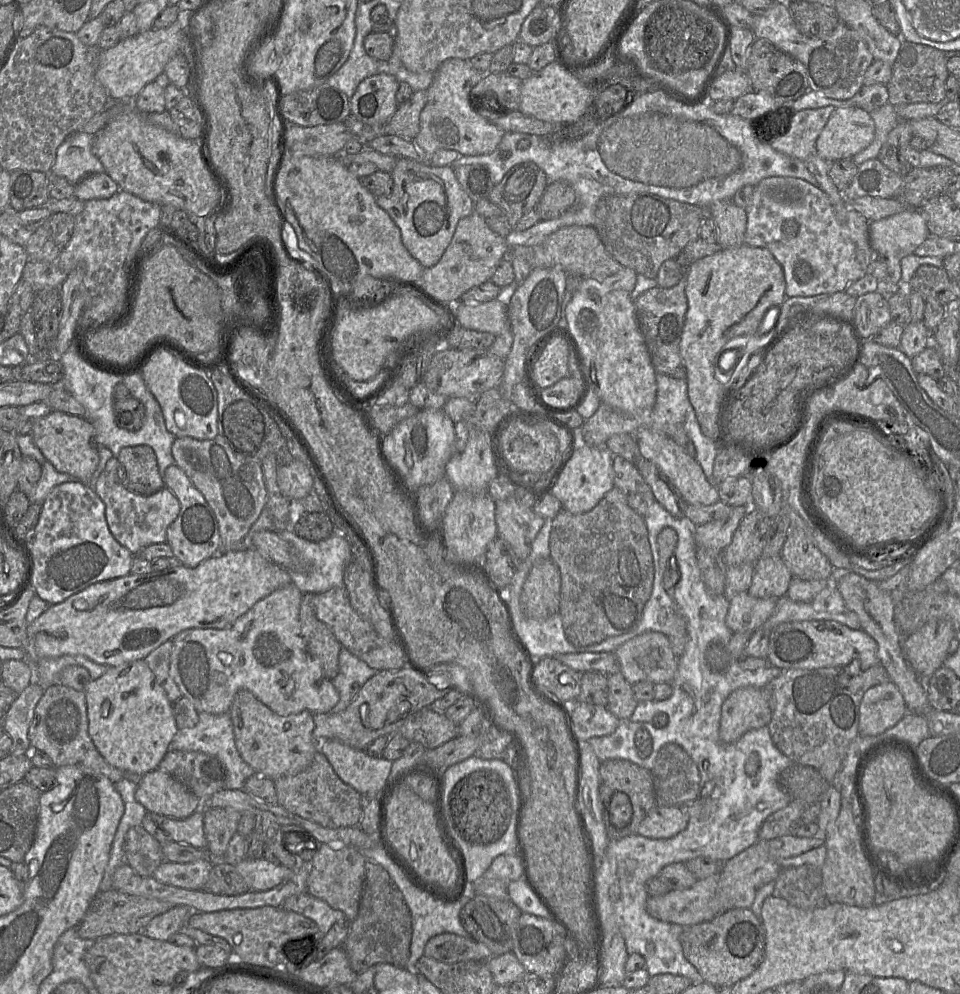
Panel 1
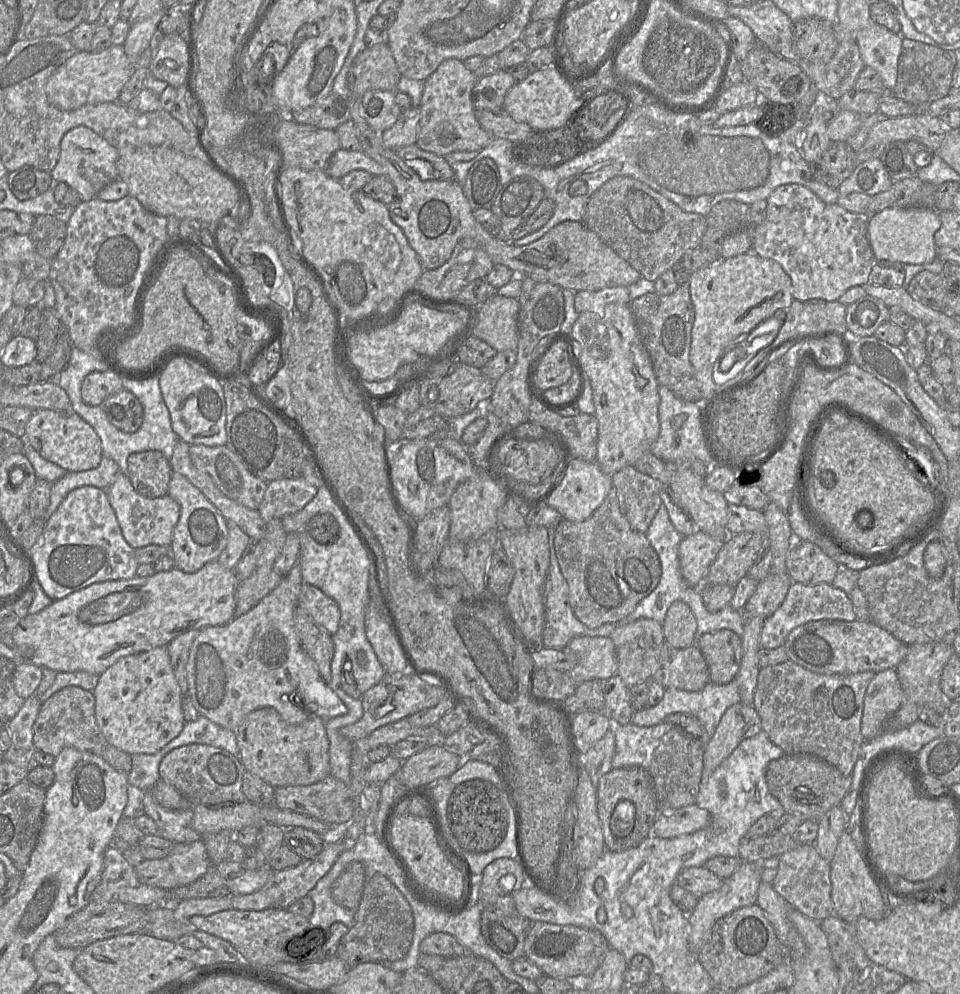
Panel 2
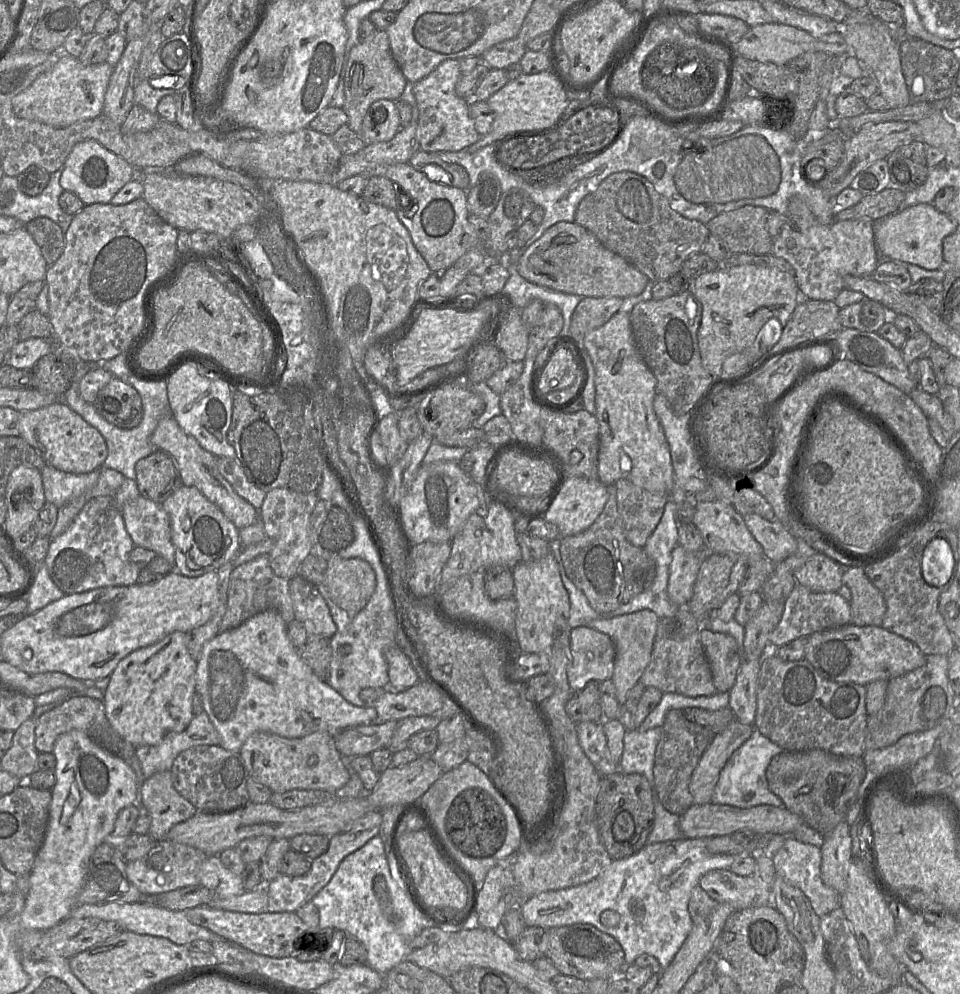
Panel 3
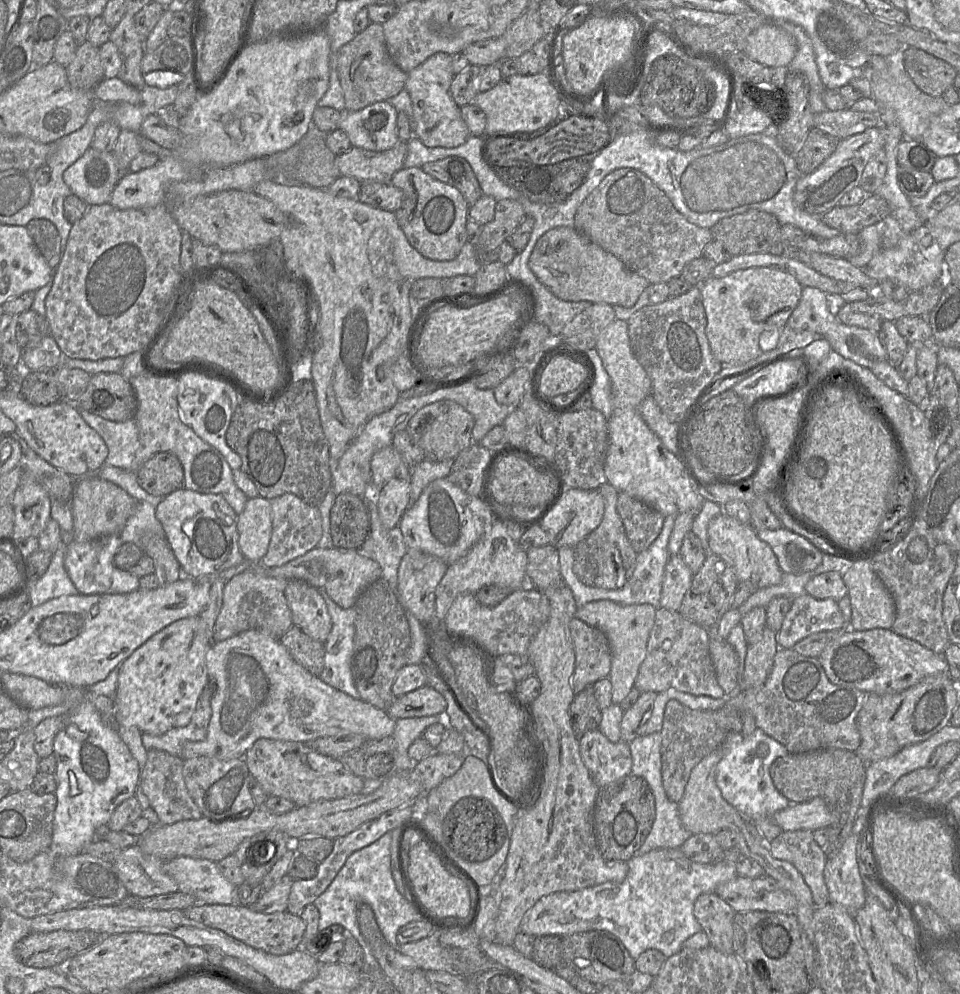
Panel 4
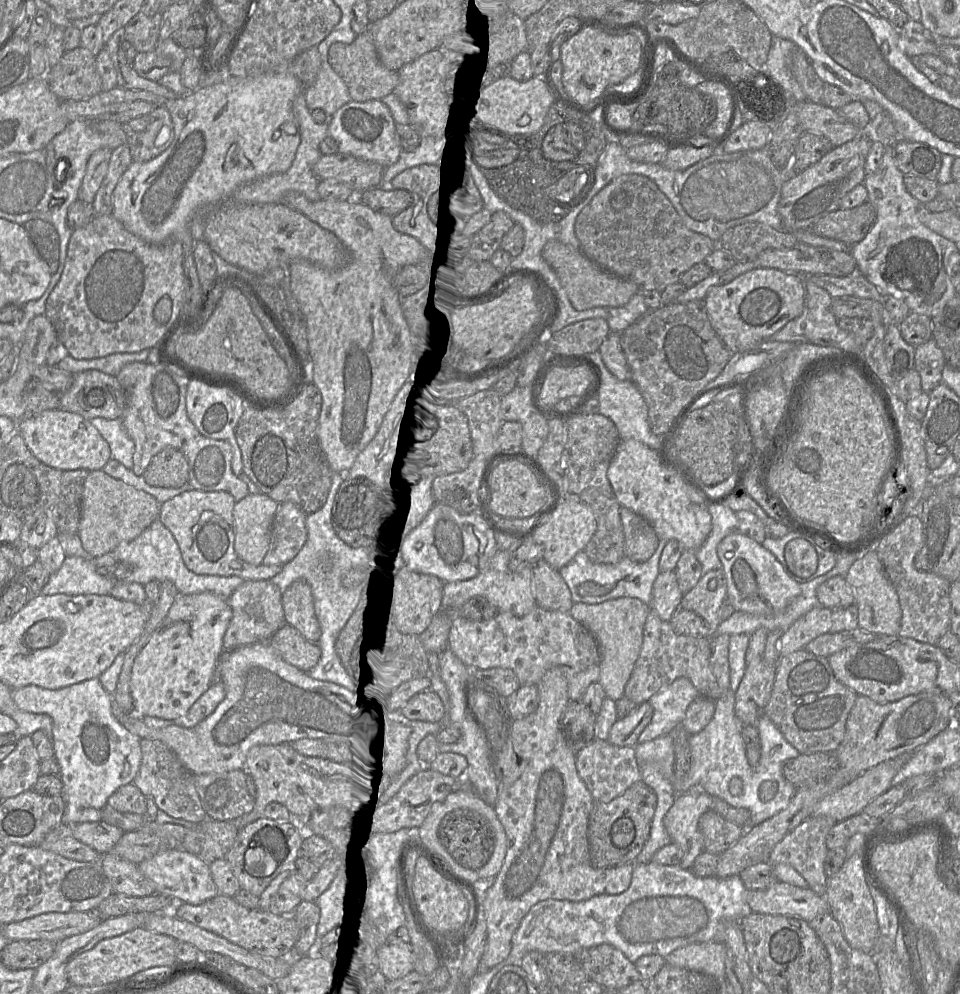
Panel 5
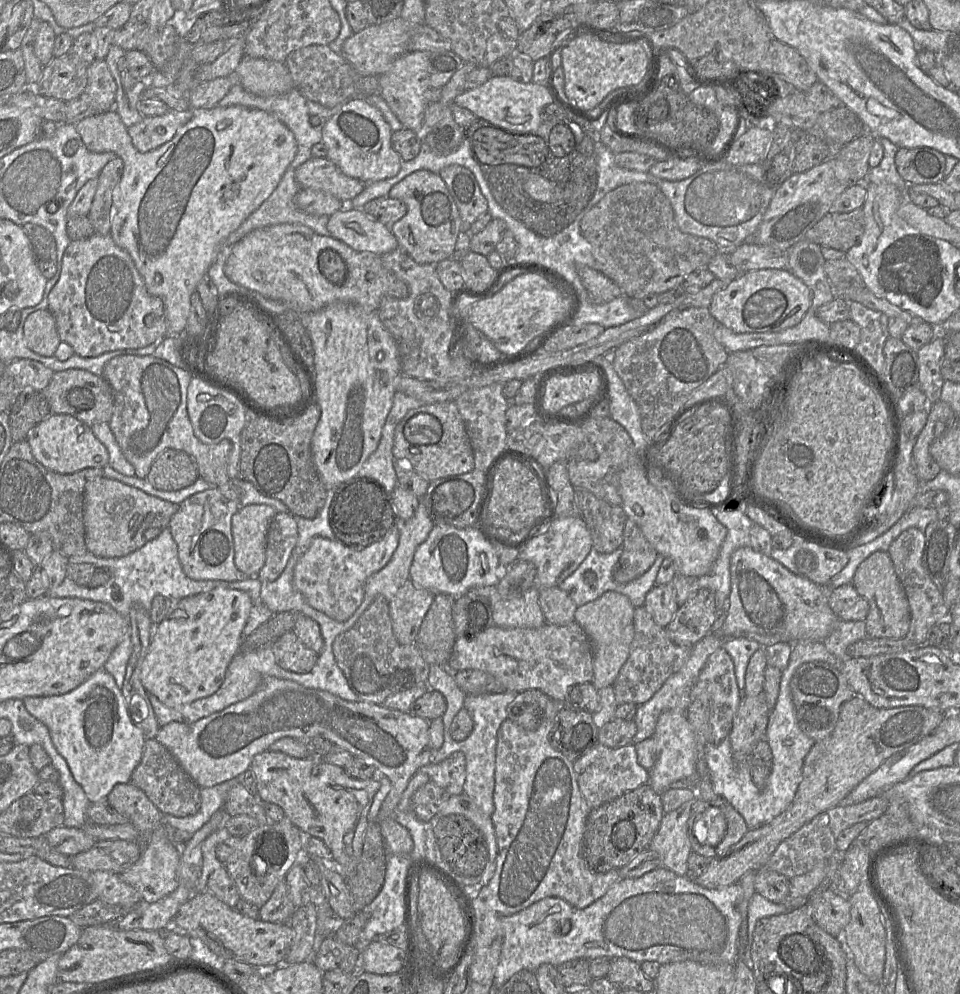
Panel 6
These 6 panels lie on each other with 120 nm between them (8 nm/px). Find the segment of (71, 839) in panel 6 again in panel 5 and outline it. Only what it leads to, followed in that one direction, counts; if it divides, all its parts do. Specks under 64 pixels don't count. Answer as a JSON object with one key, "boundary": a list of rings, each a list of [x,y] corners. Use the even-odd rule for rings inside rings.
{"boundary":[[[80,823],[72,827],[75,839],[88,845],[101,855],[108,854],[122,838],[124,831],[104,823]]]}

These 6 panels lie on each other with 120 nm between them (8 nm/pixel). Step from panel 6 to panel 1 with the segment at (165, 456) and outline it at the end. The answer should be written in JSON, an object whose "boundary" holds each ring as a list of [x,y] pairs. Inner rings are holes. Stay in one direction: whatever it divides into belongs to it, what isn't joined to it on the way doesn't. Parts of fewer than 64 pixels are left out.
{"boundary":[[[146,445],[124,447],[116,457],[125,473],[125,487],[142,496],[165,487],[154,450]]]}

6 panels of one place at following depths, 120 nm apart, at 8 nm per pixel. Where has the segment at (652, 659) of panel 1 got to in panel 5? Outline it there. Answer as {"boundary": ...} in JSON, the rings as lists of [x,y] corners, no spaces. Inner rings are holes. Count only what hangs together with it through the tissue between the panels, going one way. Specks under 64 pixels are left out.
{"boundary":[[[621,597],[597,604],[573,603],[569,613],[594,636],[600,653],[599,683],[606,697],[617,701],[624,696],[625,686],[637,661],[643,641],[643,629],[650,605],[637,598]]]}

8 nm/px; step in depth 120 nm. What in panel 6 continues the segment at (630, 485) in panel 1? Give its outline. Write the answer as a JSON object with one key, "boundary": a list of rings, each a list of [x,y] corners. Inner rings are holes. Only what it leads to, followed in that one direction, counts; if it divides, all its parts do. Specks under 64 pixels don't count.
{"boundary":[[[629,518],[623,530],[622,554],[613,568],[613,579],[627,584],[641,577],[654,563],[658,553],[639,527]]]}

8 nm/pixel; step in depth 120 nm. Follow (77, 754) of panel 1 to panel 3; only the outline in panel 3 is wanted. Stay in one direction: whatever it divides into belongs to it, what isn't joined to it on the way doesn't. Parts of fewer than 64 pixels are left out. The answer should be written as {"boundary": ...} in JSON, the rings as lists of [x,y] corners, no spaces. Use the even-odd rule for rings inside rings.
{"boundary":[[[74,695],[61,705],[43,713],[36,721],[35,748],[38,753],[52,753],[56,739],[64,733],[80,730],[100,748],[126,762],[135,755],[136,748],[124,740],[111,726],[103,702],[87,695]]]}

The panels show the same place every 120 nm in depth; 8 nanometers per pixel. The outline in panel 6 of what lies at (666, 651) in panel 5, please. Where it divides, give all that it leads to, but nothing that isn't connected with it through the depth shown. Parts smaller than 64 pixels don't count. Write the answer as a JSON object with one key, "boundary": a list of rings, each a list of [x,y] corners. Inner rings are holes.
{"boundary":[[[636,607],[633,615],[634,637],[629,655],[613,683],[616,703],[642,705],[647,702],[688,660],[692,646],[675,644],[666,629],[658,626],[645,607]]]}

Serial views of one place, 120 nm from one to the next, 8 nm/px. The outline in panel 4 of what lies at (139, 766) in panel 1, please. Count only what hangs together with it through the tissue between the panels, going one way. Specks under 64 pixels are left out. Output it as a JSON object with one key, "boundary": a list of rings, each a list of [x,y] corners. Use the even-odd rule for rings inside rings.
{"boundary":[[[197,616],[168,625],[137,648],[118,666],[117,687],[112,698],[118,722],[151,735],[187,726],[209,681],[206,653],[212,644],[213,639],[204,634]]]}

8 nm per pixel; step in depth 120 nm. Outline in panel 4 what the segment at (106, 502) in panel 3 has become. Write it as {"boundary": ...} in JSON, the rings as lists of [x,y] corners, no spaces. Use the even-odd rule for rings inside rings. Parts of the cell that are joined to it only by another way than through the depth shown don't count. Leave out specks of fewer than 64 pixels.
{"boundary":[[[120,534],[67,545],[64,566],[79,594],[127,594],[140,588],[140,578],[114,565],[114,557],[122,545]]]}

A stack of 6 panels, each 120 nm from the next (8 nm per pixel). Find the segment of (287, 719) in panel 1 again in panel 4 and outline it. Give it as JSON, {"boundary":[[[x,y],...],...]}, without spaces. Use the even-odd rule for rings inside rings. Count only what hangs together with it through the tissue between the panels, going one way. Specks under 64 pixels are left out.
{"boundary":[[[261,738],[247,750],[244,760],[268,796],[289,799],[298,807],[359,794],[364,786],[364,778],[354,775],[339,759],[320,754],[303,742]]]}

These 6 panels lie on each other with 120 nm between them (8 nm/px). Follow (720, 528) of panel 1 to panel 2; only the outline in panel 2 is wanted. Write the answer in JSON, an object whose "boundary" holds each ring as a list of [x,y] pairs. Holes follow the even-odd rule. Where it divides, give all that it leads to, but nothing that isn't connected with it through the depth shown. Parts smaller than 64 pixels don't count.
{"boundary":[[[701,530],[683,538],[679,544],[678,557],[682,576],[690,587],[702,586],[724,542]]]}

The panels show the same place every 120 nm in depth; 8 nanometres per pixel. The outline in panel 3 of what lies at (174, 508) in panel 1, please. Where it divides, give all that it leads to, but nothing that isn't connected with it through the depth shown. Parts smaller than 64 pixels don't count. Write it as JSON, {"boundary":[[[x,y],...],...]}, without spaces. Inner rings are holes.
{"boundary":[[[140,495],[122,507],[122,517],[135,546],[154,551],[174,567],[170,519],[161,503]]]}

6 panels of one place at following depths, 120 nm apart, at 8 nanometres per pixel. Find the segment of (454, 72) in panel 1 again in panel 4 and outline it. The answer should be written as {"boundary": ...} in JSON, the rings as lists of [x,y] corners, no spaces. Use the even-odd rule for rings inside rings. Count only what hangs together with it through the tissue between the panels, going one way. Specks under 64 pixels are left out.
{"boundary":[[[443,52],[435,53],[407,73],[405,89],[412,101],[416,122],[415,136],[427,147],[458,147],[470,136],[461,114],[461,107],[450,93],[453,78],[451,55]]]}

